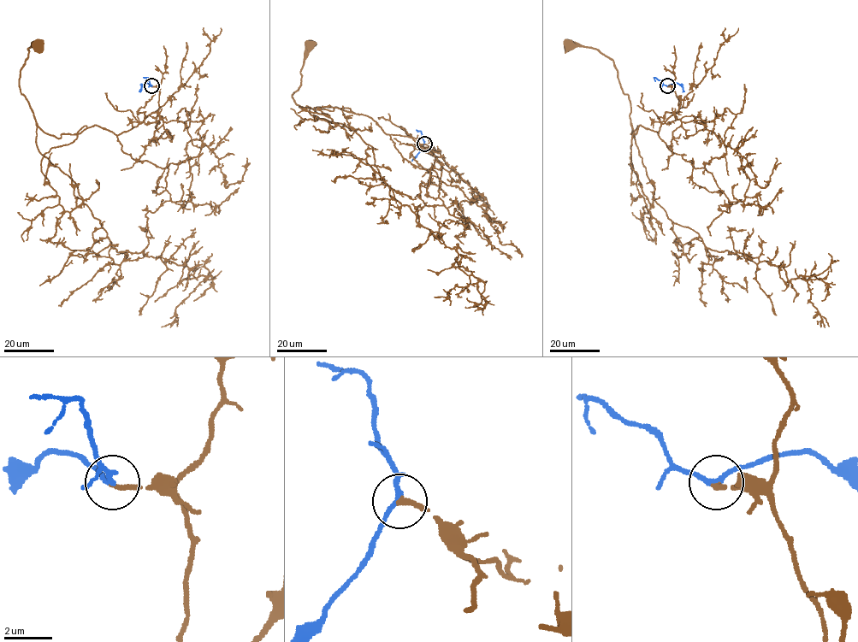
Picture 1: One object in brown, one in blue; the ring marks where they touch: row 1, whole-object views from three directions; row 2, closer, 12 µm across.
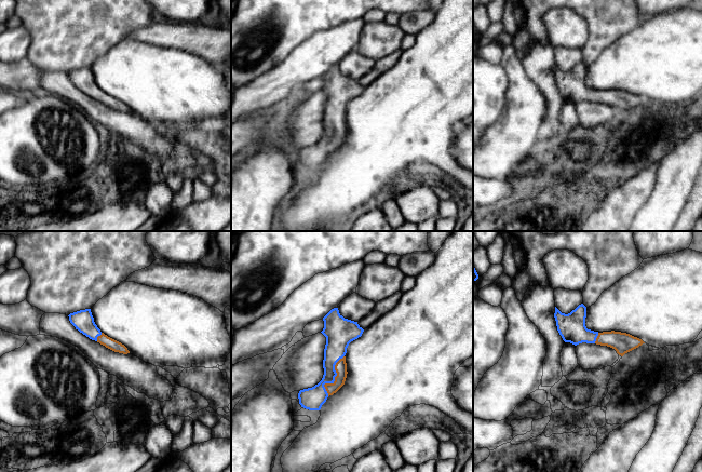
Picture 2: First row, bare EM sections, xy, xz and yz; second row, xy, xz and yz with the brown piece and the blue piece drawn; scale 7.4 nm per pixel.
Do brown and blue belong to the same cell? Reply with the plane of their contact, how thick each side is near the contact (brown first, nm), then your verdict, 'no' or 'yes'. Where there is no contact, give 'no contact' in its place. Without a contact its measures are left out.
xz | 90/170 nm | yes

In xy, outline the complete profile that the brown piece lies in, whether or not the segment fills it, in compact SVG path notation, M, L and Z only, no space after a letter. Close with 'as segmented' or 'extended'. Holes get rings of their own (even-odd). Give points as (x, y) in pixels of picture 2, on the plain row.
M91 67L77 69L70 71L68 75L70 81L76 85L76 87L78 87L80 91L82 91L90 97L99 100L100 103L114 110L123 112L130 111L130 109L124 103L108 95L107 93L100 90L100 87L94 80Z; extended

